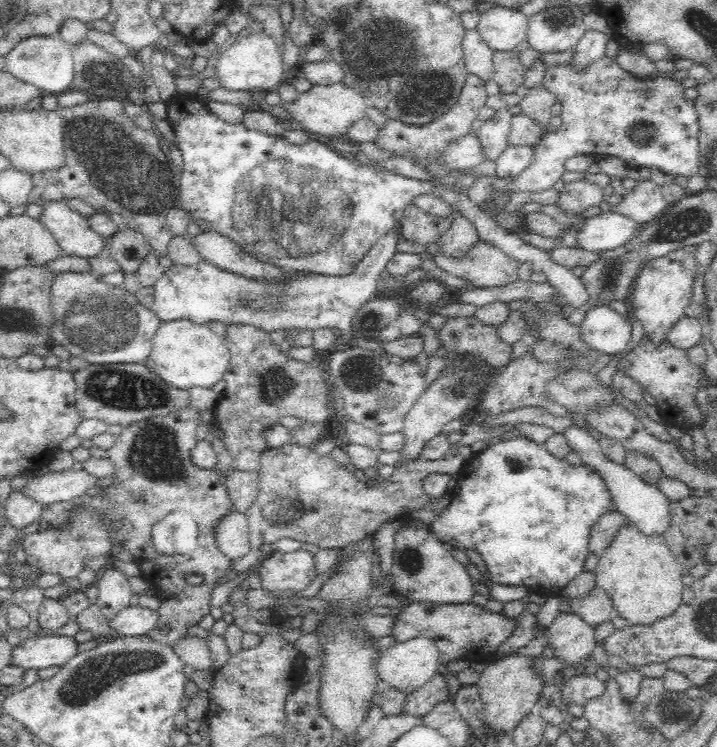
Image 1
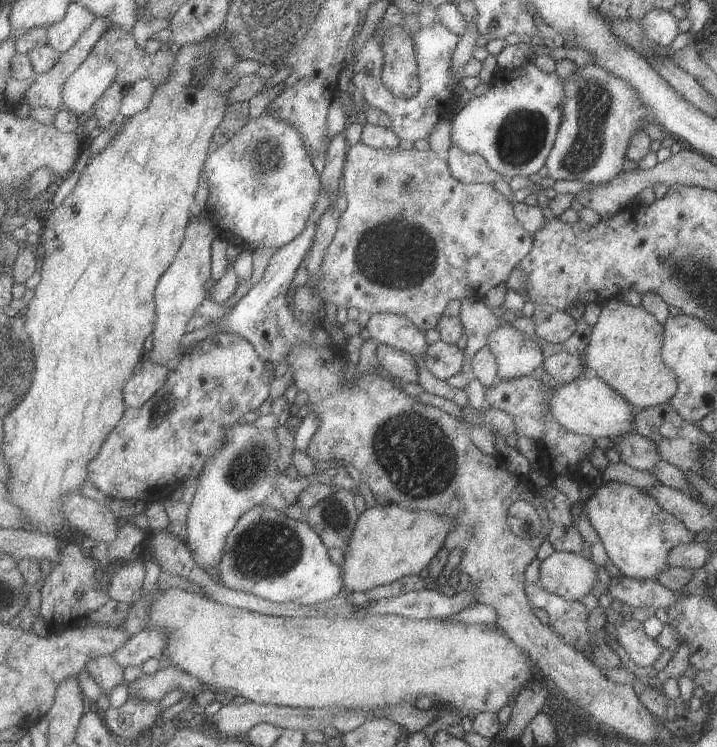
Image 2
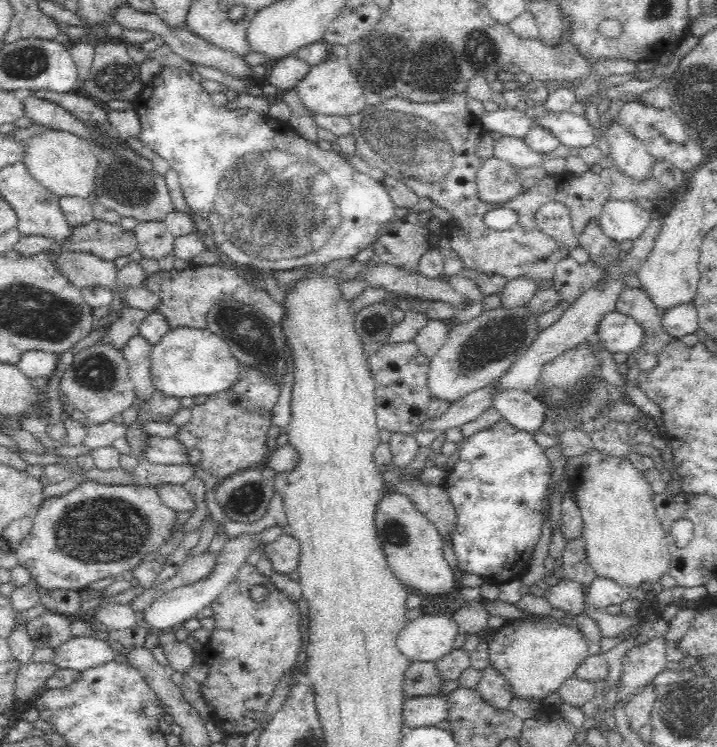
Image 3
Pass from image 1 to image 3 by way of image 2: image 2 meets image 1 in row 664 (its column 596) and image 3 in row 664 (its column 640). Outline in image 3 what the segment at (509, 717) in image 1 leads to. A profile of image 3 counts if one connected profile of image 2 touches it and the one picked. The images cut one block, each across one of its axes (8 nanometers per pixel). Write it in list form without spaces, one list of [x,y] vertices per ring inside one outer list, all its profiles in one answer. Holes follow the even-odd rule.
[[[528,613],[522,618],[506,619],[502,626],[493,630],[490,639],[487,640],[490,665],[508,679],[513,696],[544,701],[550,693],[560,688],[568,676],[575,674],[578,665],[589,655],[589,641],[583,632],[577,627],[559,621],[550,615],[537,616]]]

